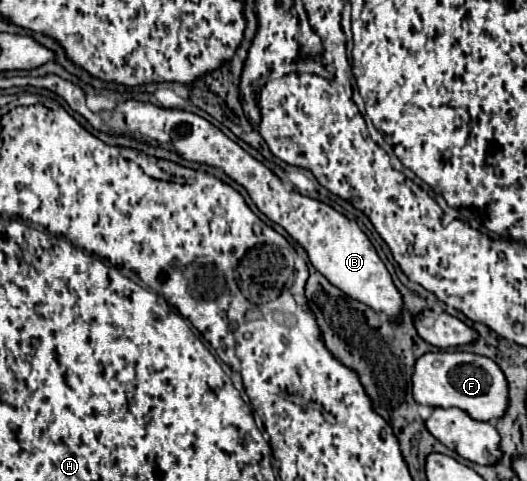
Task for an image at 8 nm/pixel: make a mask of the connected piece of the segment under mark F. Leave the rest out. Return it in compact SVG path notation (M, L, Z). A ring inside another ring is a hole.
M438 351L424 353L414 363L412 373L412 395L416 403L428 407L458 407L464 409L470 417L480 421L494 421L506 409L506 379L500 367L482 355L464 353L464 351Z

